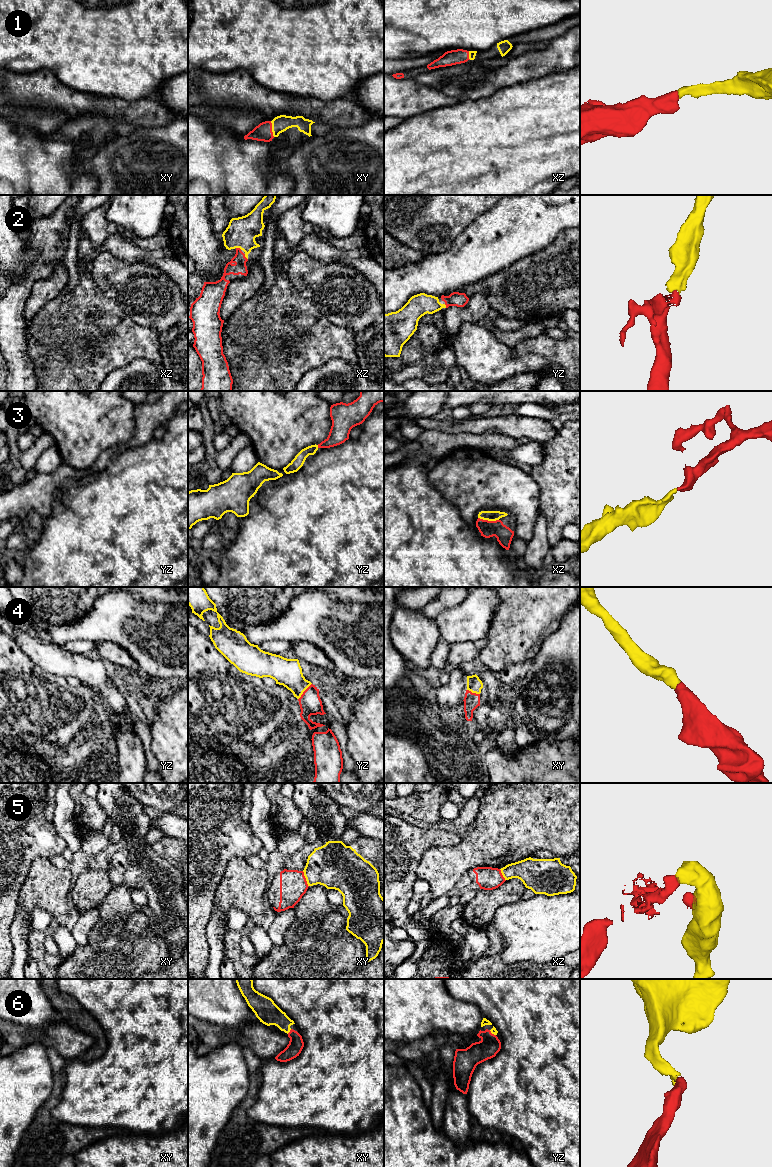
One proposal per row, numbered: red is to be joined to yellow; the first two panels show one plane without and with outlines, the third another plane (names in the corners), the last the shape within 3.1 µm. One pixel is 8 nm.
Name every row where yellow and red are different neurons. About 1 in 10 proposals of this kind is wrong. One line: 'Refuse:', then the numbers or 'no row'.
Refuse: 5

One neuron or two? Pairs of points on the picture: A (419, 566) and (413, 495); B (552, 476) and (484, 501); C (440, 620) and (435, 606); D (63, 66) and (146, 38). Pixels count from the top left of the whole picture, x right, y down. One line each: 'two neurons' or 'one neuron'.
A: one neuron
B: two neurons
C: two neurons
D: one neuron

